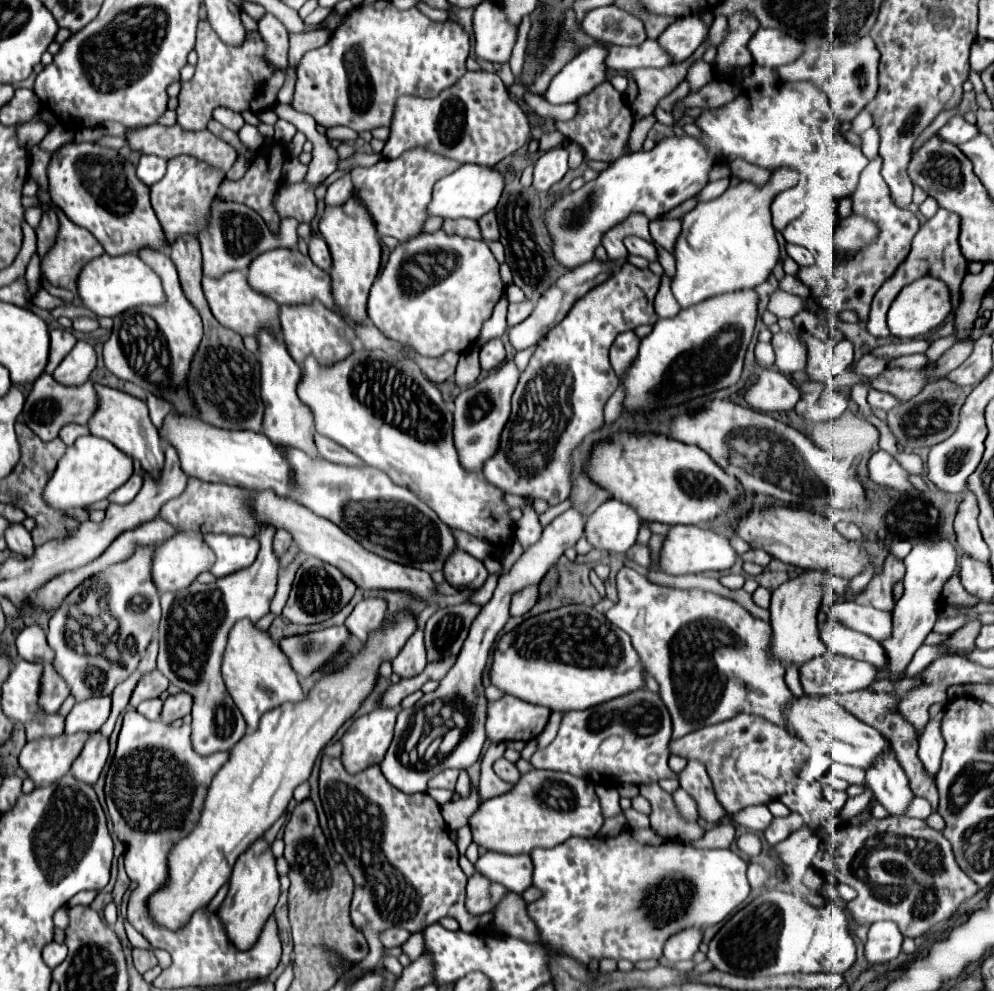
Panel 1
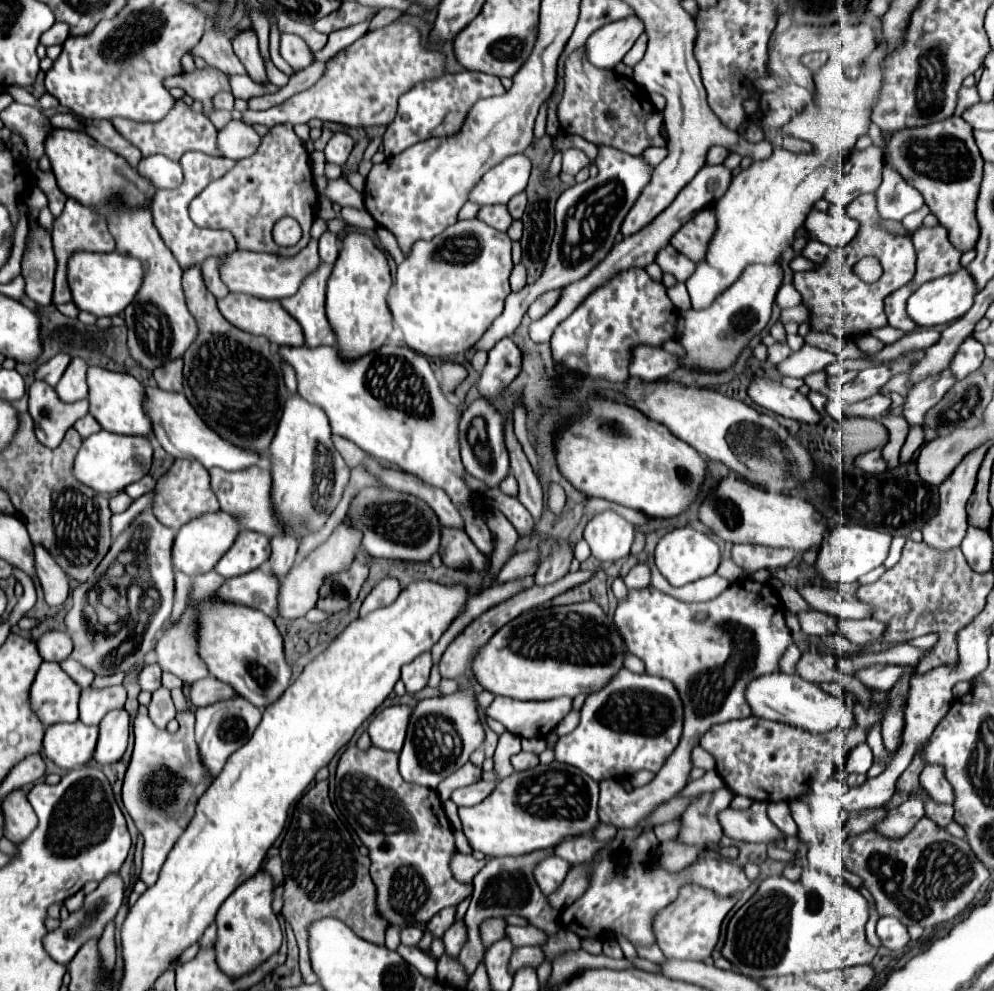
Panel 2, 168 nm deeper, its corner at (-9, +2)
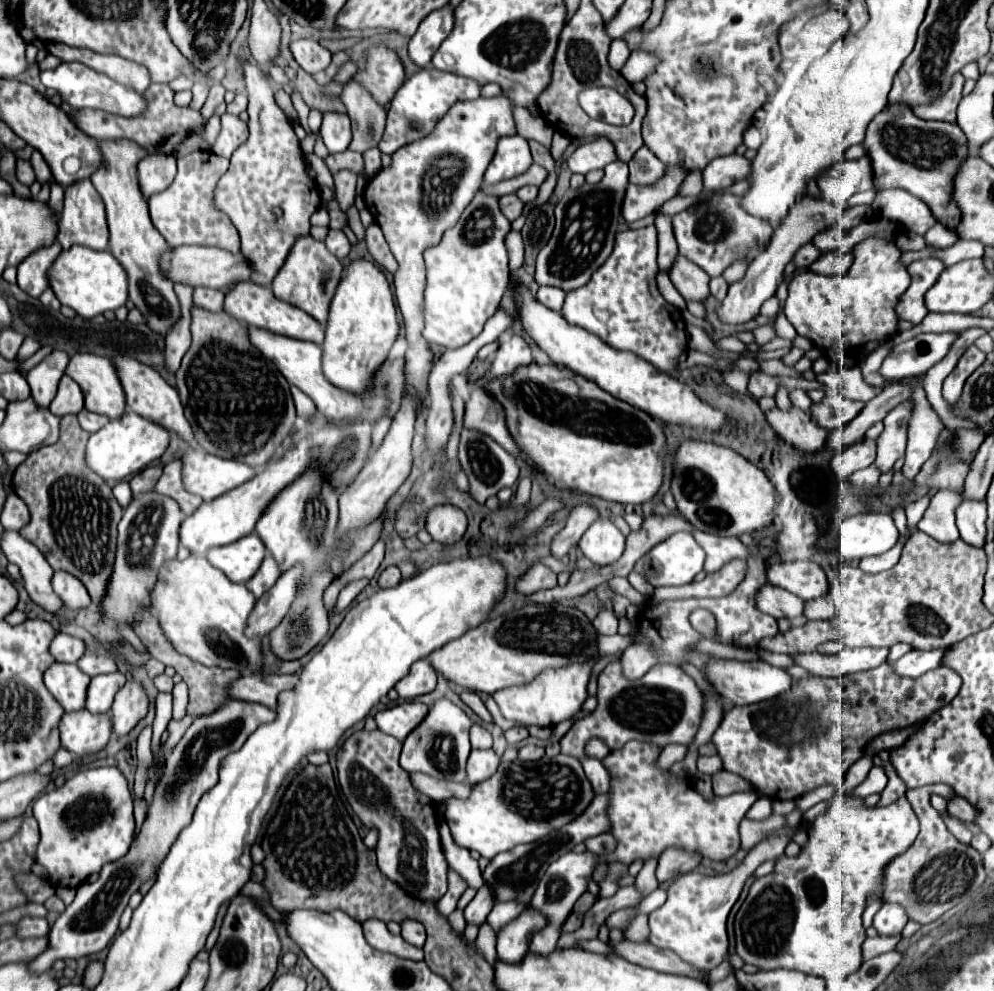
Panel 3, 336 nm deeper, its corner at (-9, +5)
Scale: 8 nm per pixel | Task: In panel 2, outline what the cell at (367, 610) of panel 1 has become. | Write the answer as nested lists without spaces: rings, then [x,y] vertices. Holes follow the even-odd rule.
[[[383,578],[383,580],[371,590],[371,594],[365,598],[359,616],[365,616],[365,614],[369,614],[371,610],[377,610],[379,606],[387,606],[389,602],[393,602],[393,598],[397,598],[399,592],[401,592],[401,588],[399,588],[399,580],[397,580],[397,578]]]

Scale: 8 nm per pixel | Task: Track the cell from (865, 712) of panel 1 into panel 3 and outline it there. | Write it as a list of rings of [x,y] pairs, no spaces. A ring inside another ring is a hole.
[[[943,811],[941,817],[943,817],[947,829],[949,829],[961,843],[969,843],[969,841],[971,841],[973,833],[967,829],[967,823],[965,823],[965,821],[961,821],[961,819],[953,817],[953,815],[947,815],[947,811]]]

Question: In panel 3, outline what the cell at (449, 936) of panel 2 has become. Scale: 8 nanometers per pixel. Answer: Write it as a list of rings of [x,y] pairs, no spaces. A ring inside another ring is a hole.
[[[481,887],[477,891],[477,895],[473,897],[473,901],[463,909],[465,915],[465,923],[473,923],[477,927],[481,927],[489,915],[493,907],[493,895],[489,895],[489,887]]]

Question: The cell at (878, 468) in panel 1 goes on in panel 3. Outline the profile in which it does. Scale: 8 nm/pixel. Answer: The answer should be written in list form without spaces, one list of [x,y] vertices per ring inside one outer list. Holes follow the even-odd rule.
[[[861,439],[849,447],[845,447],[843,451],[839,451],[833,459],[833,471],[837,473],[839,479],[849,477],[853,471],[865,469],[869,465],[873,465],[877,457],[877,447],[873,439]]]

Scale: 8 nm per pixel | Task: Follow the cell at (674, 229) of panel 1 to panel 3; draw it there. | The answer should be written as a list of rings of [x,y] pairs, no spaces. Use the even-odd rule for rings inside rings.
[[[713,195],[703,203],[697,203],[673,217],[673,233],[679,245],[679,253],[697,263],[705,273],[721,275],[733,259],[741,255],[759,253],[769,243],[773,229],[769,223],[761,223],[761,219],[753,219],[745,215],[739,205],[739,197],[733,195]]]

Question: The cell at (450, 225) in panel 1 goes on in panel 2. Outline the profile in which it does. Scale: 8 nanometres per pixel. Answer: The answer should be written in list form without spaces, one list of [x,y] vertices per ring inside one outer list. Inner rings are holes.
[[[501,204],[501,206],[483,206],[481,212],[477,214],[477,218],[485,220],[489,226],[505,232],[509,226],[511,226],[511,214],[509,214],[509,208],[507,204]]]

